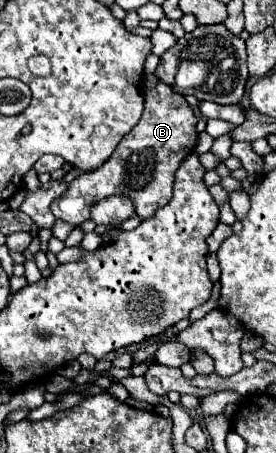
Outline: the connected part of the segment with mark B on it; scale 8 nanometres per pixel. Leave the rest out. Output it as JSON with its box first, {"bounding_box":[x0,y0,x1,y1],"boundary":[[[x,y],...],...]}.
{"bounding_box":[52,82,198,226],"boundary":[[[158,82],[154,88],[148,88],[140,122],[132,128],[130,134],[122,138],[104,166],[94,172],[86,172],[70,182],[68,192],[52,202],[52,214],[72,226],[80,226],[84,220],[90,218],[90,208],[100,198],[124,194],[132,198],[132,202],[136,204],[136,212],[142,218],[150,218],[172,198],[174,174],[180,162],[194,150],[198,140],[196,122],[198,118],[194,116],[188,102],[168,84]]]}

